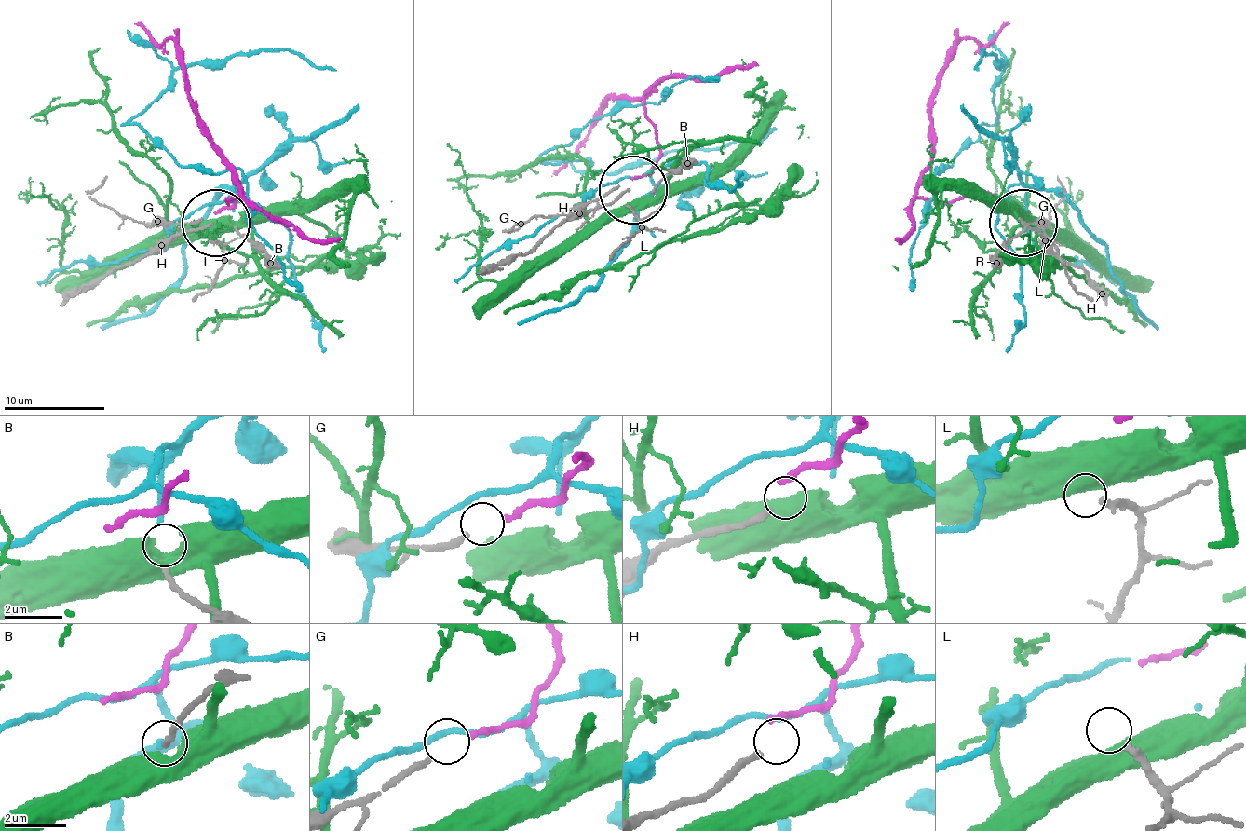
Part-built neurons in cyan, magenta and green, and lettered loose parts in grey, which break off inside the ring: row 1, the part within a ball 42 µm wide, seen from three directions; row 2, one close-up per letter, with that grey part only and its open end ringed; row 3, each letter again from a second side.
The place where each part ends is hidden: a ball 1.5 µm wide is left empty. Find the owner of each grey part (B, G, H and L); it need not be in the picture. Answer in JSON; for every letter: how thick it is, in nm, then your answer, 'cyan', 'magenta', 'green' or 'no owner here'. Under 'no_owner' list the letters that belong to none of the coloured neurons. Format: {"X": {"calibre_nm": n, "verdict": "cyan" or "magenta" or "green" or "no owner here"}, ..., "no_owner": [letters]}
{"B": {"calibre_nm": 180, "verdict": "cyan"}, "G": {"calibre_nm": 200, "verdict": "magenta"}, "H": {"calibre_nm": 200, "verdict": "no owner here"}, "L": {"calibre_nm": 240, "verdict": "no owner here"}, "no_owner": ["H", "L"]}

